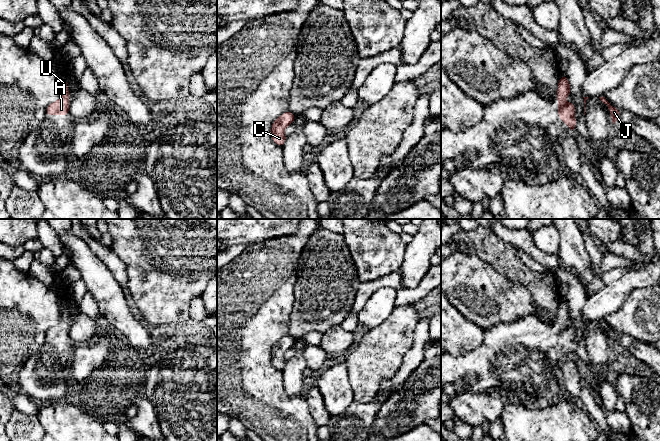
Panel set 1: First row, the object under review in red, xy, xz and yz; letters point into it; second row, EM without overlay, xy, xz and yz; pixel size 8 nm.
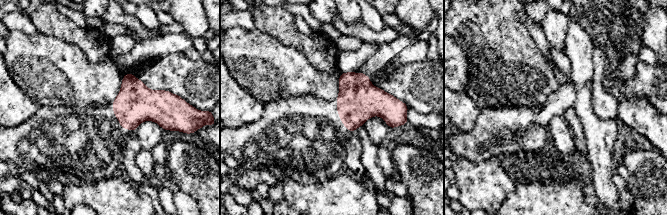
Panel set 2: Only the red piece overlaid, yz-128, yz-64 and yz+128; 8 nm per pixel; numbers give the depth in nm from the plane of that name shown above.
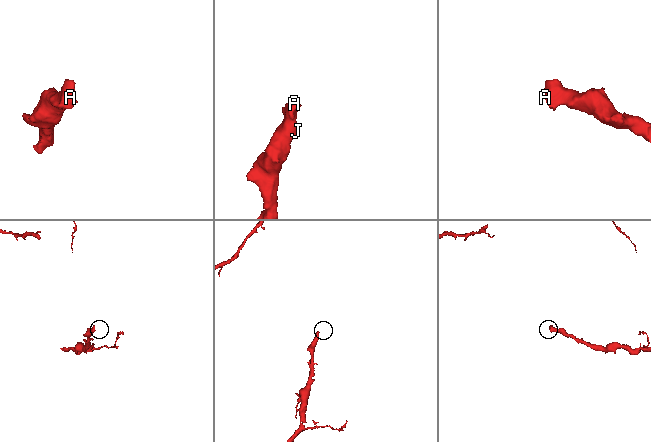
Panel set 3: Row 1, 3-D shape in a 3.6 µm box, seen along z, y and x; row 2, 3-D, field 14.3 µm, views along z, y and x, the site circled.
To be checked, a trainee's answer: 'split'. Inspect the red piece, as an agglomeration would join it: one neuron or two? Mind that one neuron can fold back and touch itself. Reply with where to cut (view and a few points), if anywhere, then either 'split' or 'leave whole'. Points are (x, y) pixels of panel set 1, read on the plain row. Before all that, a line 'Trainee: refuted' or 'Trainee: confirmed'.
Trainee: refuted
no cut; leave whole

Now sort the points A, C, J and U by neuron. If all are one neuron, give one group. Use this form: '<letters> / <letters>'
A C J U

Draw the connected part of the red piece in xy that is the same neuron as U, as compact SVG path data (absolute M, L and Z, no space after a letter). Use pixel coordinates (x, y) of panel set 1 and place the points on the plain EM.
M61 303L61 321L59 324L52 326L46 333L45 340L47 339L70 339L69 331L69 315L67 306Z

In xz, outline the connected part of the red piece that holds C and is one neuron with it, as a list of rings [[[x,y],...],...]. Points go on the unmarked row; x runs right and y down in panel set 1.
[[[286,335],[281,340],[279,340],[273,347],[271,351],[272,364],[280,371],[282,371],[286,365],[286,360],[284,358],[285,352],[294,346],[295,340],[292,336]]]

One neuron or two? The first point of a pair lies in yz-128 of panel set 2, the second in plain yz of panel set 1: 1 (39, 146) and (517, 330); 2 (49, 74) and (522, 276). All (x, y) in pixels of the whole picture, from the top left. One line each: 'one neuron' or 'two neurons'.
1: one neuron
2: two neurons

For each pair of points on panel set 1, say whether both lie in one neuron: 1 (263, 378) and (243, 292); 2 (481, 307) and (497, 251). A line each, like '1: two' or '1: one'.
1: one
2: two

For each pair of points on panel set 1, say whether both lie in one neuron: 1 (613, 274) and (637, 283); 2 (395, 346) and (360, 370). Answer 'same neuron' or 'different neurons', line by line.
1: different neurons
2: same neuron

